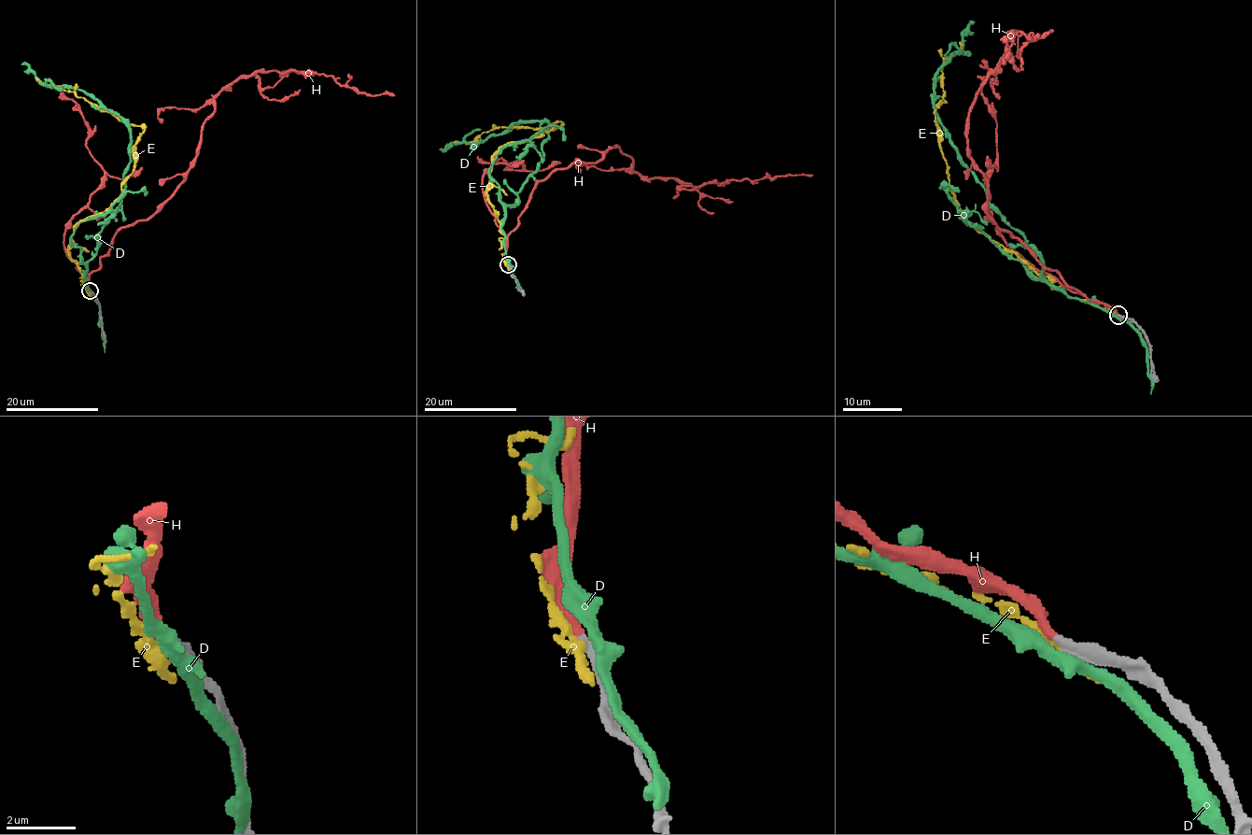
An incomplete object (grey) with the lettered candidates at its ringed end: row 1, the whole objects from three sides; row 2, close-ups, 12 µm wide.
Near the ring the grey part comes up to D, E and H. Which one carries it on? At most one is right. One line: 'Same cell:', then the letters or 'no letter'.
Same cell: H

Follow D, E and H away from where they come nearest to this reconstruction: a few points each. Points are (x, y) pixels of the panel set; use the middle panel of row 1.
D: (510, 268), (504, 210), (514, 205), (521, 186), (542, 160), (548, 123), (519, 121), (485, 140), (439, 148)
E: (509, 265), (489, 201), (493, 155), (562, 123), (497, 126), (454, 141)
H: (509, 264), (506, 237), (540, 181), (611, 148), (641, 177), (695, 188), (813, 175)

